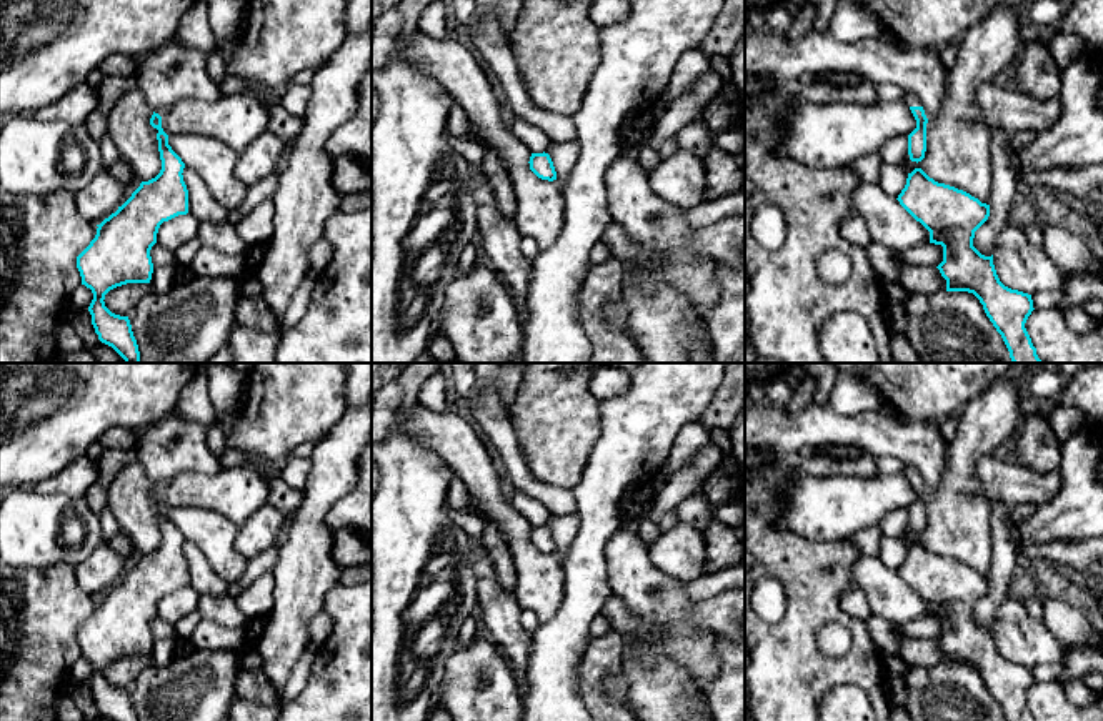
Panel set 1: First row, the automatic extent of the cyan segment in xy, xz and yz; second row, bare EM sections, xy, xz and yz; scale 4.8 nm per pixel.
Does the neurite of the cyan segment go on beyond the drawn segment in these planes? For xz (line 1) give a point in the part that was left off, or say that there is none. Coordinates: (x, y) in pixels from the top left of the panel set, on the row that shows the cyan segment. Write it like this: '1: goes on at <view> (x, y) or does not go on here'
1: does not go on here

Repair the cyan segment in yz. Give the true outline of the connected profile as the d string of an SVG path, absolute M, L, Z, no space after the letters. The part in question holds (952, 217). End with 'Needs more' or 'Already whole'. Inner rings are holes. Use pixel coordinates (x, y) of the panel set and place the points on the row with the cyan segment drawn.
M921 168L908 173L896 200L930 231L930 243L943 246L943 261L936 268L946 280L946 291L968 291L980 300L1013 363L1045 363L1025 328L1035 310L1031 295L1005 286L993 255L985 256L973 246L975 231L990 216L990 205L935 181Z. Already whole

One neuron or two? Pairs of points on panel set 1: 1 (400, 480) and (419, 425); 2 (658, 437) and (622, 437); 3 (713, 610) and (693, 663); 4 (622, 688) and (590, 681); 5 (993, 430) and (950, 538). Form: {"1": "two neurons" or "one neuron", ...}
{"1": "two neurons", "2": "one neuron", "3": "two neurons", "4": "two neurons", "5": "one neuron"}

